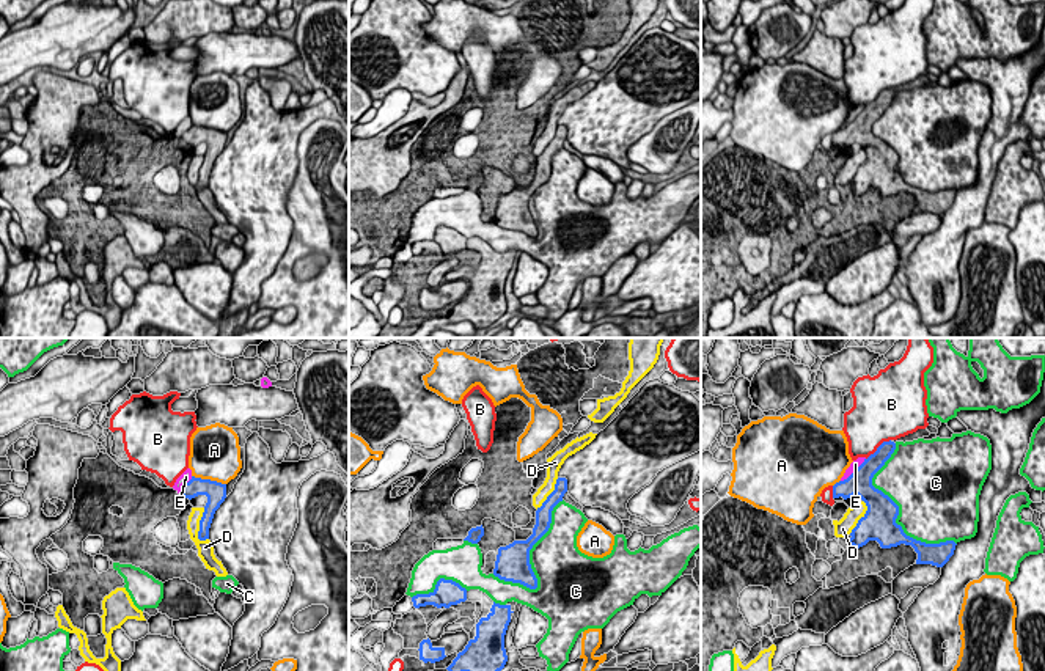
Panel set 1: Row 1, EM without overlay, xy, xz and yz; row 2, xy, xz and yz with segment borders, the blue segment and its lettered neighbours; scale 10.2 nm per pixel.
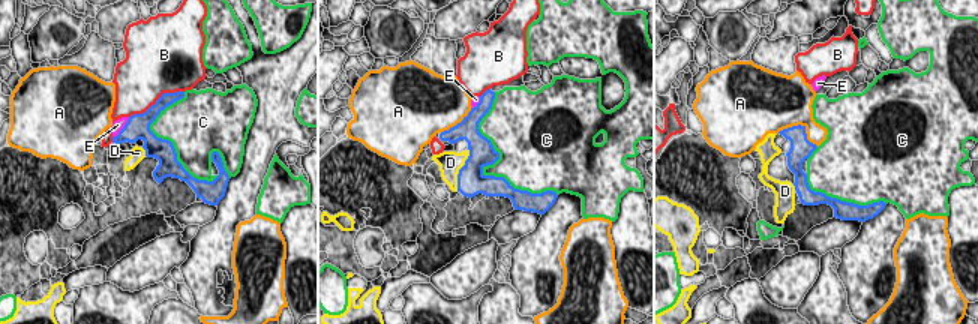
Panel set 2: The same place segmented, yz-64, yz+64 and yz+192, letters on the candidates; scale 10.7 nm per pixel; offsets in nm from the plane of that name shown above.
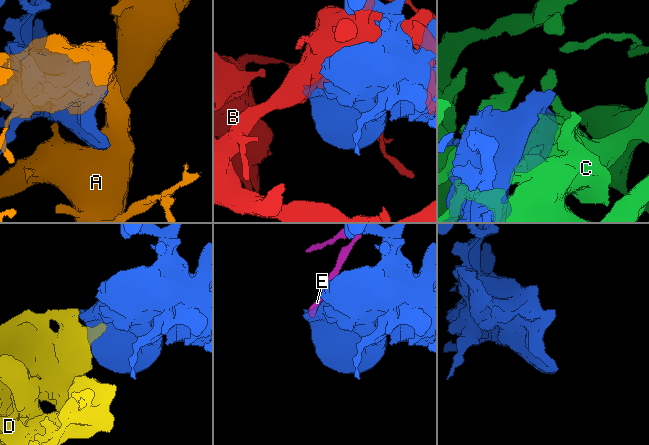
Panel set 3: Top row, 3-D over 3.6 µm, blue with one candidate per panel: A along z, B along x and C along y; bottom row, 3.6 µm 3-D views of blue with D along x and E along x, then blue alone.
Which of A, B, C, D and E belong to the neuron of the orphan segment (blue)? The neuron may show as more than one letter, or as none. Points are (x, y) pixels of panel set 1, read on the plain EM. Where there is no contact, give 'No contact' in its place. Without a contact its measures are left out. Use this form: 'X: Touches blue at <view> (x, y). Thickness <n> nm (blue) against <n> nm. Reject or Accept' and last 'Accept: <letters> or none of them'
A: Touches blue at xy (209, 128). Thickness 220 nm (blue) against 500 nm. Reject
B: Touches blue at yz (877, 96). Thickness 180 nm (blue) against 460 nm. Reject
C: Touches blue at yz (898, 161). Thickness 360 nm (blue) against 480 nm. Reject
D: Touches blue at xy (200, 173). Thickness 140 nm (blue) against 160 nm. Accept
E: Touches blue at yz (855, 118). Thickness 260 nm (blue) against 90 nm. Reject
Accept: D

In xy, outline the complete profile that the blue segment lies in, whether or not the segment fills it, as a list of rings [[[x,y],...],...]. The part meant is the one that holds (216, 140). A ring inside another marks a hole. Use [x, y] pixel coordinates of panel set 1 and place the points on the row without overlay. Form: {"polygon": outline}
{"polygon": [[[192,124],[192,127],[182,134],[181,143],[189,148],[198,143],[207,145],[207,151],[204,154],[204,160],[200,168],[198,187],[200,189],[209,187],[209,176],[214,162],[226,146],[226,132]]]}

